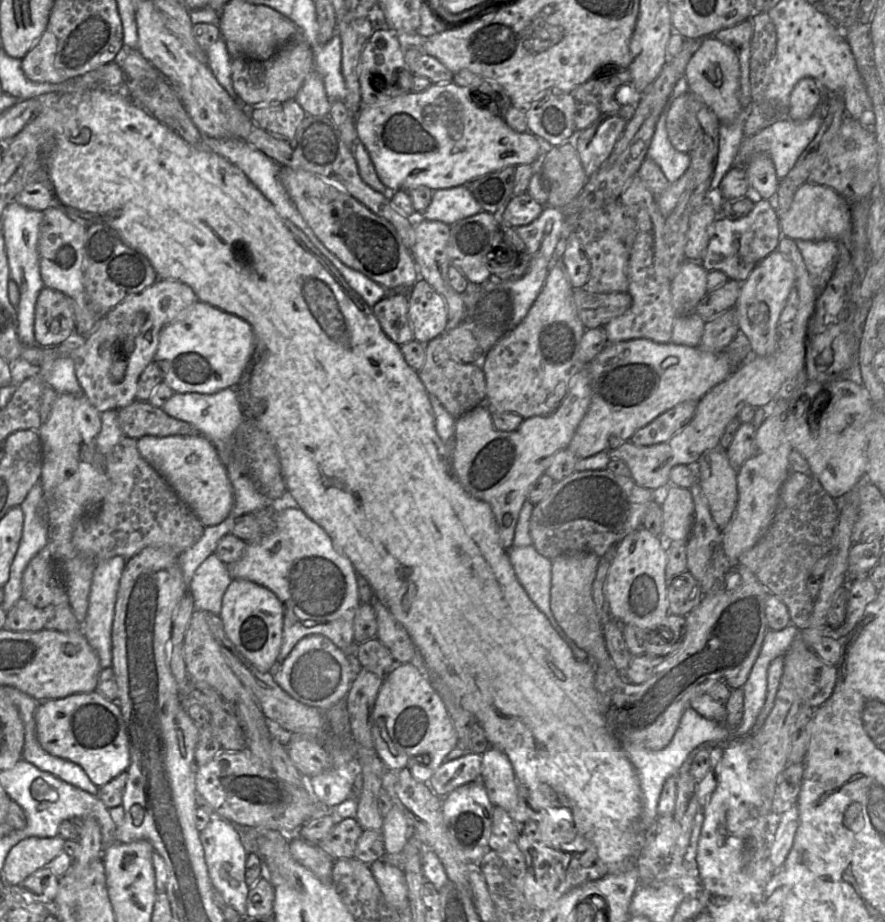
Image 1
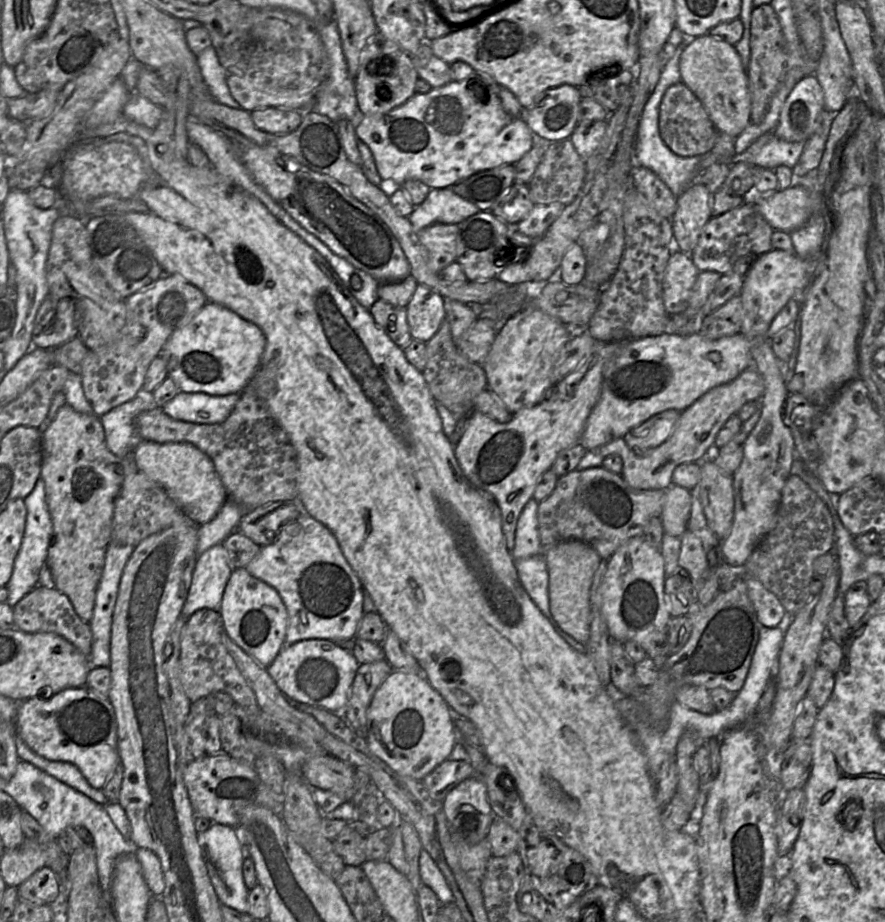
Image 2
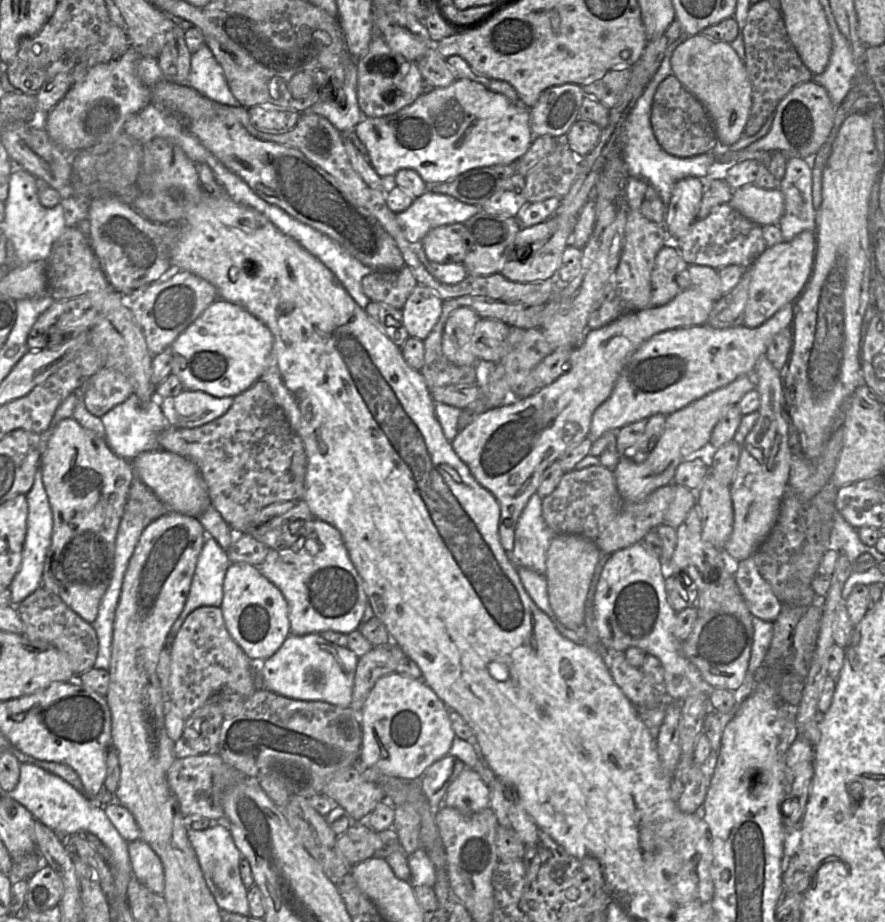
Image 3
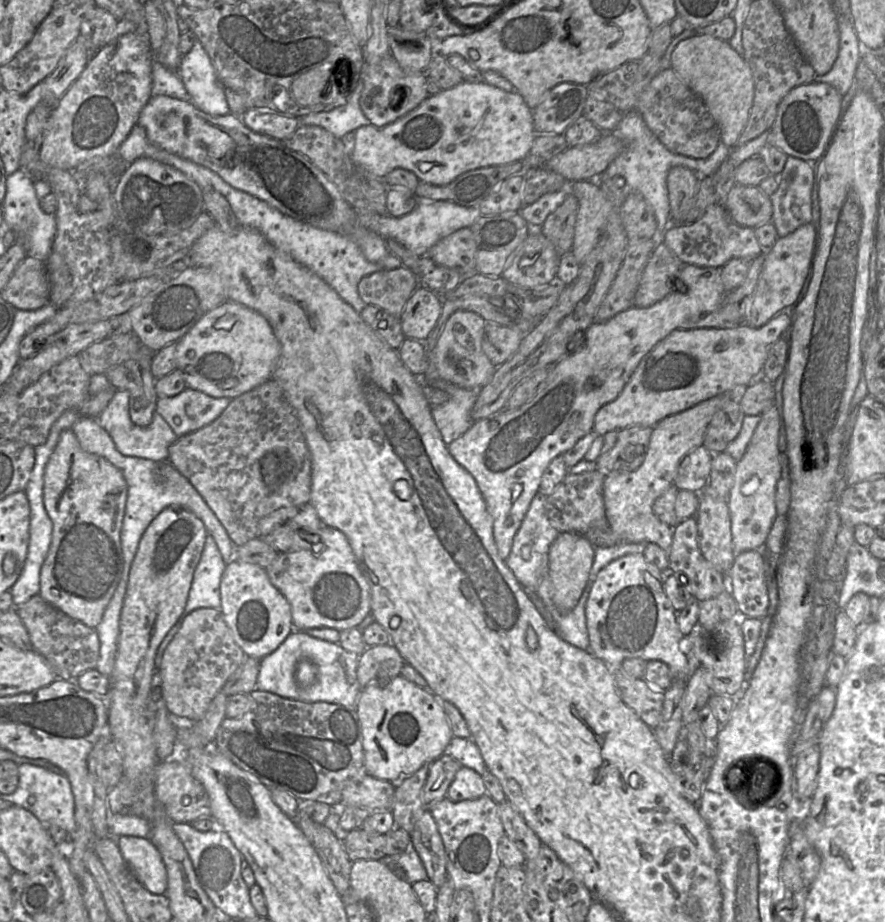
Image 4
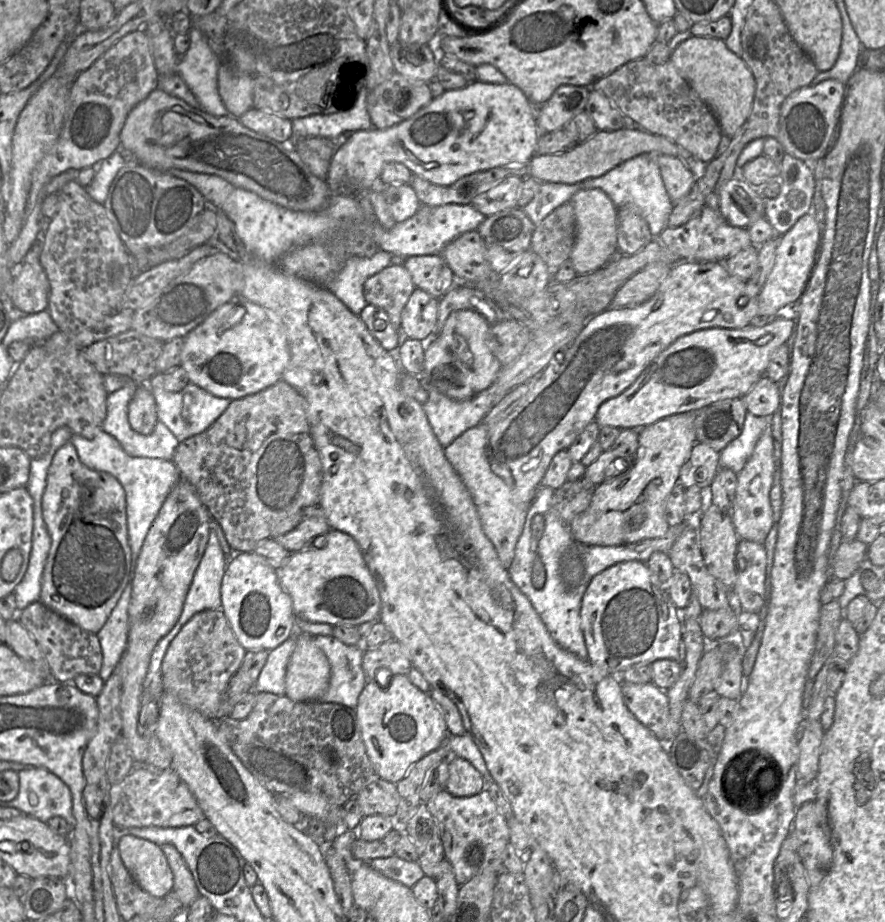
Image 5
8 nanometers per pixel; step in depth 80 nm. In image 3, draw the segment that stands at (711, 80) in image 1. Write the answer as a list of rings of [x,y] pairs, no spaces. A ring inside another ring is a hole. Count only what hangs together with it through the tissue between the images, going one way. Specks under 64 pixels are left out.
[[[702,34],[681,43],[671,57],[673,74],[707,111],[720,143],[729,148],[744,134],[752,106],[752,87],[744,62],[730,43]]]

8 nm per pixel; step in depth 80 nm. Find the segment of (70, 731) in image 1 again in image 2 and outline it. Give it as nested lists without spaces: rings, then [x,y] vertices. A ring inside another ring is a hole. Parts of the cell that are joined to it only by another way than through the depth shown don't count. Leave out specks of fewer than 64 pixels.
[[[88,686],[67,688],[49,698],[22,701],[15,727],[17,736],[32,751],[48,760],[74,764],[93,788],[102,789],[120,764],[113,706],[107,697]]]

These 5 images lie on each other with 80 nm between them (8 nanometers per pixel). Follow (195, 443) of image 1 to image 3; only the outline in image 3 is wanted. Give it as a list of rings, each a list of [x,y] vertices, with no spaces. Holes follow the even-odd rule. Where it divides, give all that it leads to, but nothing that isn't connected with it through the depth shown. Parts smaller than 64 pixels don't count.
[[[161,448],[141,452],[131,462],[136,476],[170,511],[198,517],[211,505],[206,483],[197,465],[189,458]]]

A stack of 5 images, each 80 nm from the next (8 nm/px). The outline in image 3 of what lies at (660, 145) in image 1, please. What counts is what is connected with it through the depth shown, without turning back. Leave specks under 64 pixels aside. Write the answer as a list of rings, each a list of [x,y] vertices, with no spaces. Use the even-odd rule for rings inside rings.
[[[682,33],[678,39],[669,44],[659,69],[646,86],[635,106],[631,109],[620,129],[621,157],[627,176],[647,181],[657,191],[667,207],[671,201],[672,189],[676,182],[686,177],[705,178],[710,167],[717,161],[714,152],[687,158],[679,158],[668,154],[659,145],[651,126],[651,109],[656,89],[665,78],[673,74],[671,66],[672,54],[681,43],[690,37],[687,33]]]

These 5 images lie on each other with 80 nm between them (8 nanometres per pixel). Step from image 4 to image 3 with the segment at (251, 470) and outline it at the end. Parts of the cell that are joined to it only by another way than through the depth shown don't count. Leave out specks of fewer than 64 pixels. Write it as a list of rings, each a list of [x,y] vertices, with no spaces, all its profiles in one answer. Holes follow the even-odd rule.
[[[261,379],[233,397],[233,404],[224,415],[198,427],[169,428],[160,433],[158,441],[162,449],[187,457],[197,465],[206,483],[211,505],[235,534],[248,534],[250,523],[265,507],[303,497],[307,467],[303,441],[274,399],[267,383]]]

